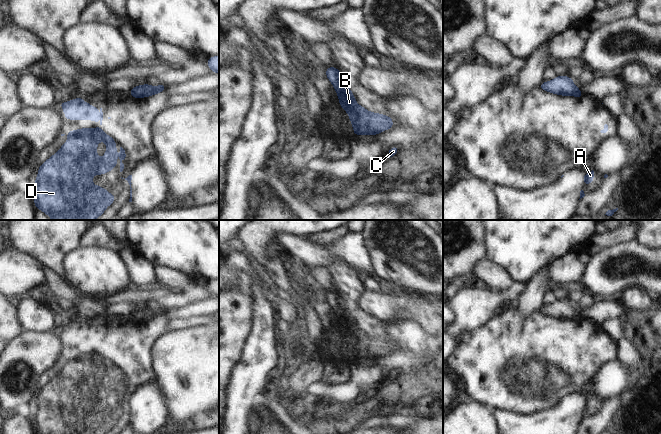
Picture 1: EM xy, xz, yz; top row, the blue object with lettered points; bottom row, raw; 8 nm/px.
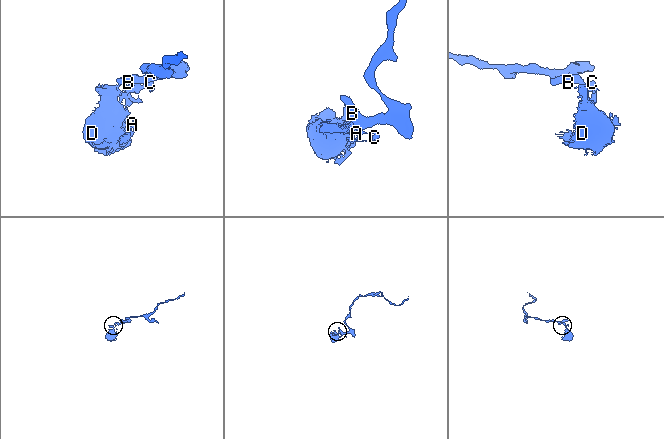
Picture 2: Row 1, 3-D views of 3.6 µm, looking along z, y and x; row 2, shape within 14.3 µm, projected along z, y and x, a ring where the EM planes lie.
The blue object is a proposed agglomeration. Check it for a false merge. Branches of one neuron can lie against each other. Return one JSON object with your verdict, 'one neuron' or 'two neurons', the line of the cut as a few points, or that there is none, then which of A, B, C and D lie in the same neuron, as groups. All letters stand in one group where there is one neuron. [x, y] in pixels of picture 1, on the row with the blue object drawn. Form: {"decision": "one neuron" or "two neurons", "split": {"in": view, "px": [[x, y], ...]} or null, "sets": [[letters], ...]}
{"decision": "two neurons", "split": {"in": "xy", "px": [[131, 91], [141, 97]]}, "sets": [["A", "C", "D"], ["B"]]}

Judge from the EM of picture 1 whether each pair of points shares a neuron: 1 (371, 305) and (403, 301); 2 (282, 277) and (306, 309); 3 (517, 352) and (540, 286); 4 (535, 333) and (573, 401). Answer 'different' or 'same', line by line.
1: same
2: same
3: different
4: different

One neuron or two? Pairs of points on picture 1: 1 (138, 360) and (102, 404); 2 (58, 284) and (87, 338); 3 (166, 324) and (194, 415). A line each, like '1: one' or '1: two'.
1: one
2: two
3: two

